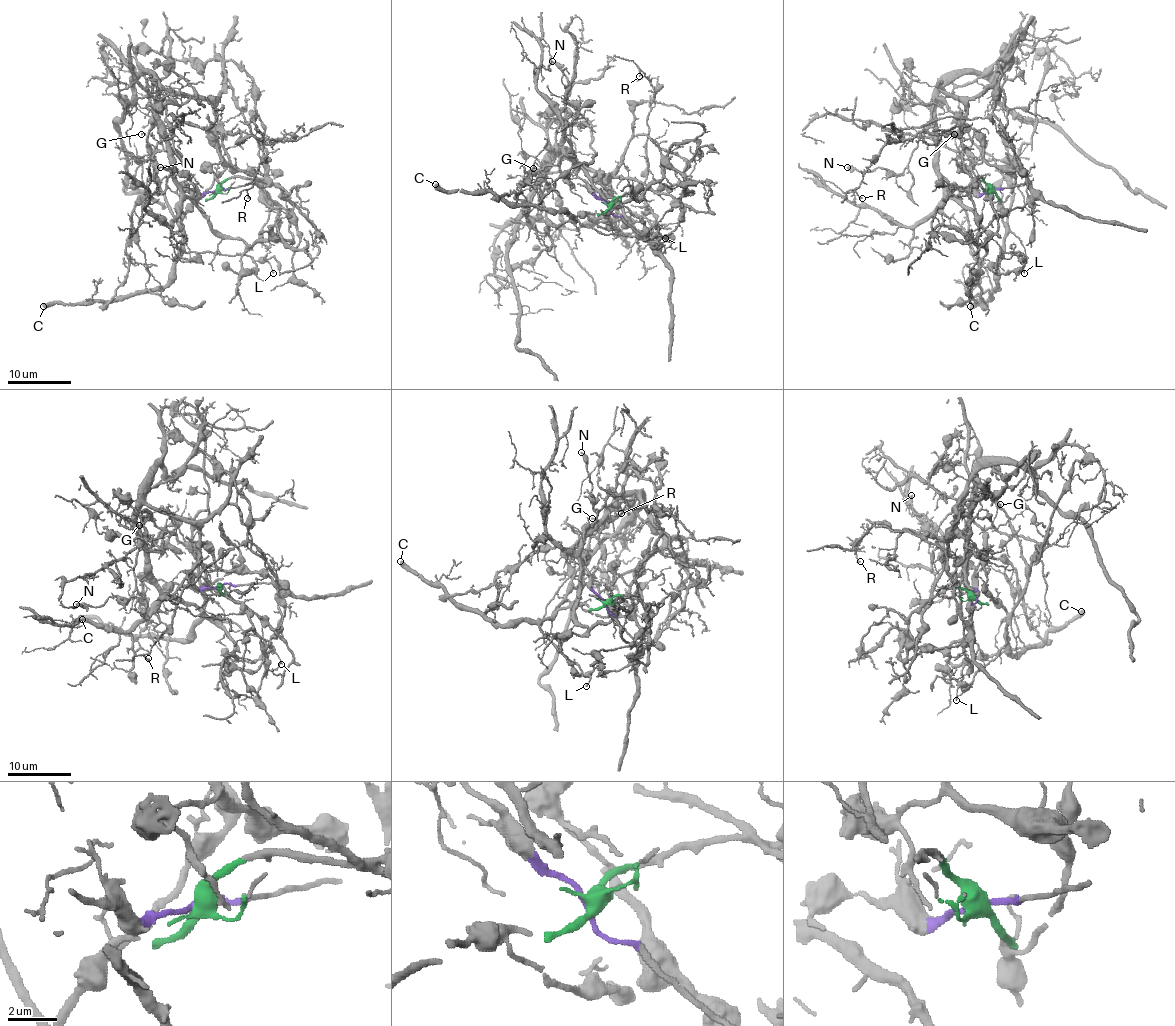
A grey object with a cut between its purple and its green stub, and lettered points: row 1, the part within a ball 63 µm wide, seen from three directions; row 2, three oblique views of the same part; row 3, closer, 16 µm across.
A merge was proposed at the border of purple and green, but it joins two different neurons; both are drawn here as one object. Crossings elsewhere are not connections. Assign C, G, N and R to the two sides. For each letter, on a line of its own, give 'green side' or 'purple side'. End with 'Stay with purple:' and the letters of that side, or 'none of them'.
C: green side
G: purple side
N: green side
R: purple side
Stay with purple: G, R

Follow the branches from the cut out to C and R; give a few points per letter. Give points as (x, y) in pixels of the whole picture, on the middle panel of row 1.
C: (608, 206), (601, 214), (579, 214), (574, 218), (555, 209), (510, 204), (491, 193), (443, 191), (435, 183)
R: (608, 206), (646, 238), (657, 238), (656, 215), (643, 185), (654, 89), (640, 70), (640, 76)

